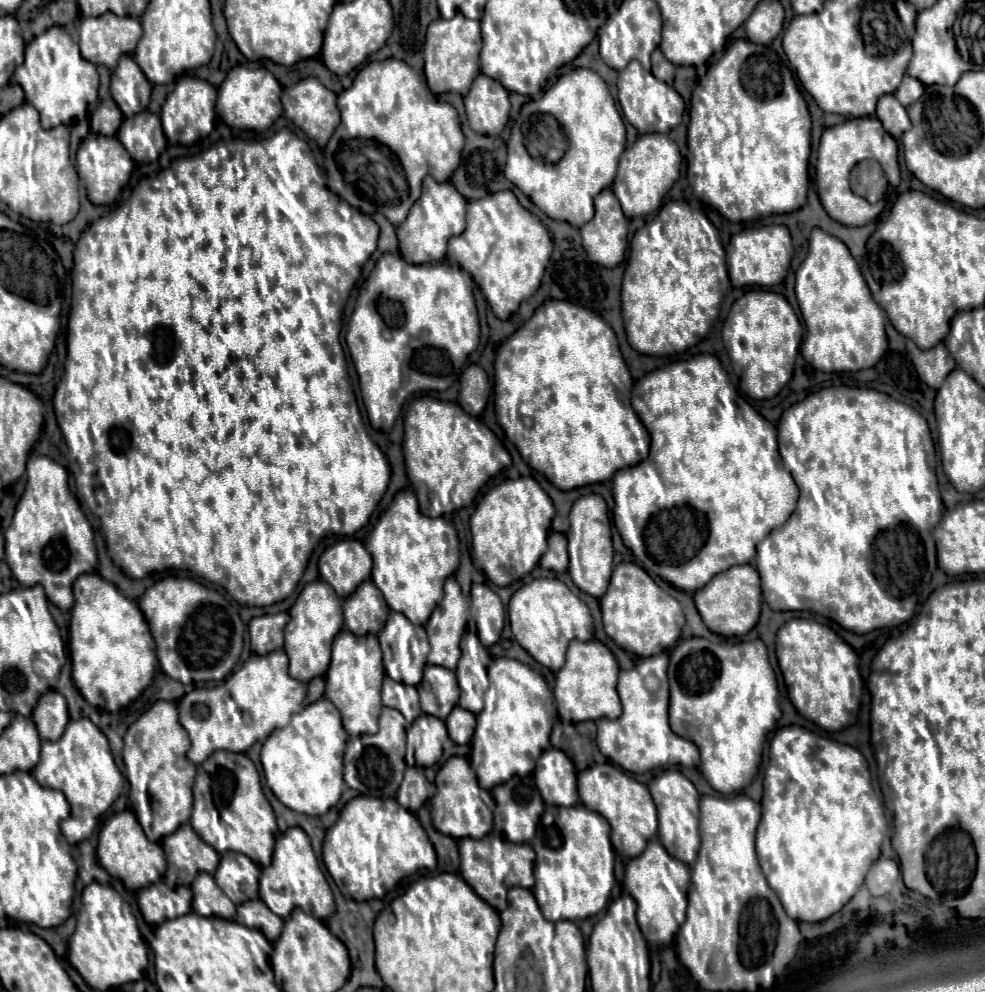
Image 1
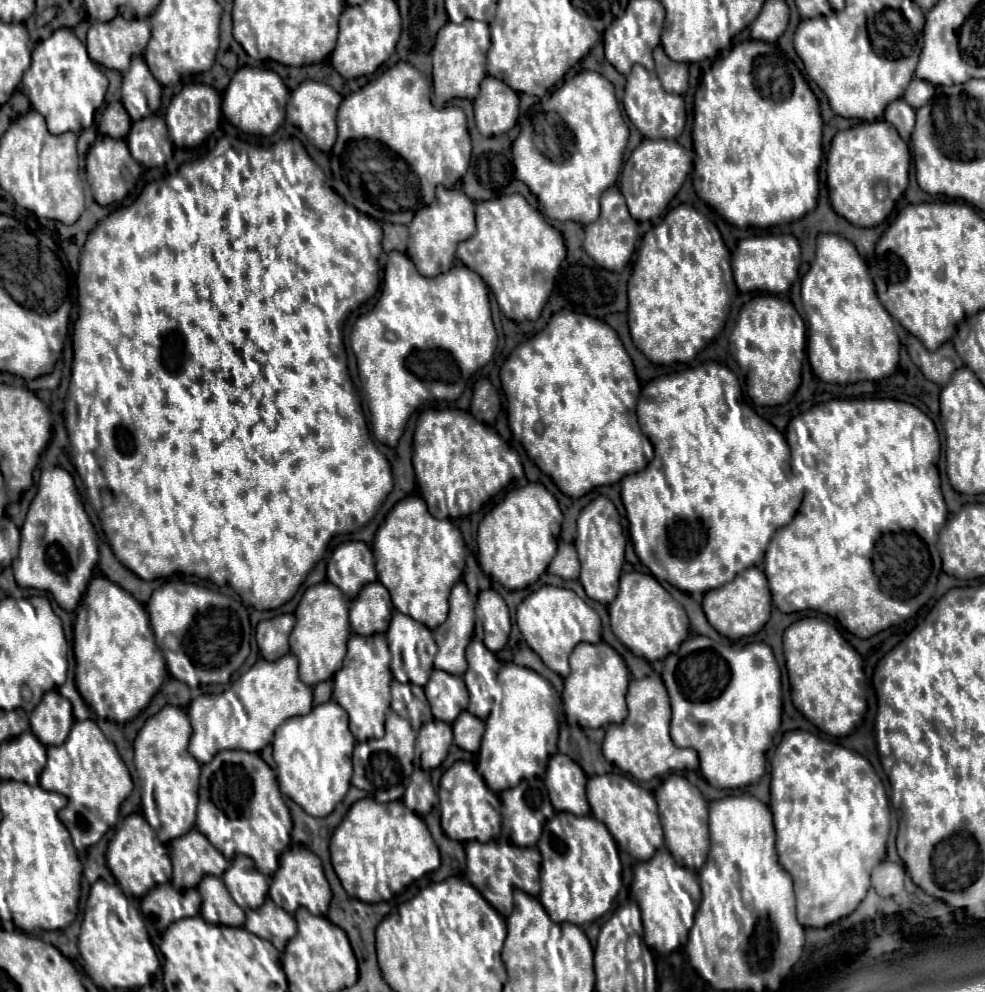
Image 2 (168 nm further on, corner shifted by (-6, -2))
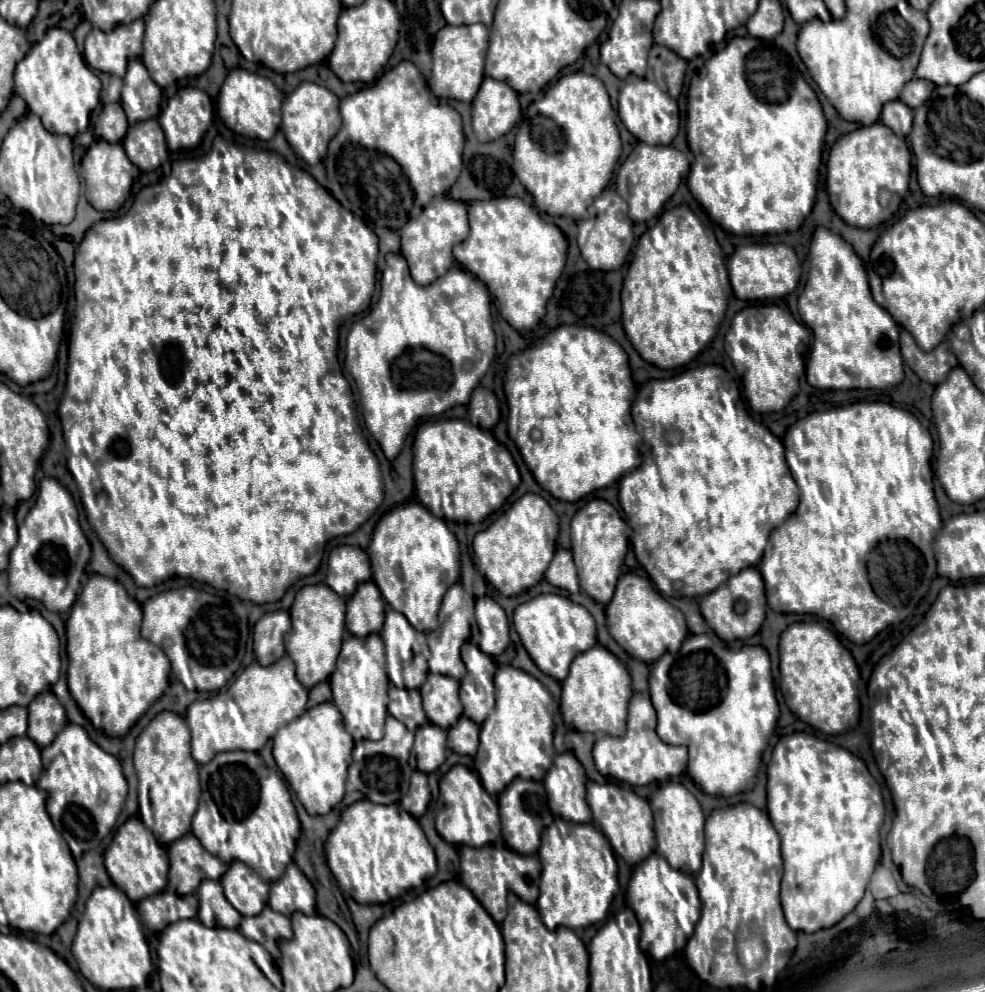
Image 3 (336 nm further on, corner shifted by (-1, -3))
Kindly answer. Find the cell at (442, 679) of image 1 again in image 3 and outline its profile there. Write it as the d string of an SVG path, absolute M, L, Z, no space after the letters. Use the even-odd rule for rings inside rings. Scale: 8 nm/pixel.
M436 673L428 675L428 679L420 687L420 695L424 713L434 725L450 729L460 719L462 703L458 697L458 689L460 683L456 679Z

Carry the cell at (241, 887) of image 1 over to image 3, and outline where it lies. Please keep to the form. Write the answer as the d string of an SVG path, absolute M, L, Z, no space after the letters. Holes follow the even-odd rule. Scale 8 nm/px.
M234 861L220 879L226 899L242 915L258 915L268 901L268 883L264 883L254 869Z

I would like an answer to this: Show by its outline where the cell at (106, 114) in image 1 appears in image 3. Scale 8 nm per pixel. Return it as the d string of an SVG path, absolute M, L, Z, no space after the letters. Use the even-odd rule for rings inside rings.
M120 103L104 105L104 111L94 127L94 133L108 143L120 143L126 131L128 131L128 121L122 105Z

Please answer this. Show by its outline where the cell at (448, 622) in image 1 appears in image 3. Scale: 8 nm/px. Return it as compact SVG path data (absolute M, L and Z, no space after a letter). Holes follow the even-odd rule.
M456 583L454 587L450 587L450 591L444 595L444 601L442 601L442 609L440 609L440 625L436 631L430 631L428 633L428 647L432 657L428 659L429 670L432 673L440 673L440 675L448 675L448 677L454 677L454 679L462 679L466 675L466 667L460 659L460 647L464 645L464 641L468 641L470 637L470 607L464 599L464 589L460 583Z

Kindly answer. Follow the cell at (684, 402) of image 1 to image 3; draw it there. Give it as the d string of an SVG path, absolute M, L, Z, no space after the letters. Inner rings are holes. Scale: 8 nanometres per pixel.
M704 365L686 369L672 379L648 381L632 403L636 430L650 450L640 467L622 477L618 497L633 530L633 551L666 598L706 595L738 571L760 563L770 531L798 507L798 487L786 465L784 445L752 419L739 386L722 367Z

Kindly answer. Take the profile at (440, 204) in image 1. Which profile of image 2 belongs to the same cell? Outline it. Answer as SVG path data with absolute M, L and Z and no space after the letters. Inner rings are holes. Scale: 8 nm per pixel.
M437 186L435 196L441 196L441 200L431 202L431 206L423 206L423 210L419 210L419 214L415 214L413 222L409 224L407 256L415 262L423 276L437 276L447 272L453 266L457 244L475 234L475 202L469 196L457 188L443 186Z

